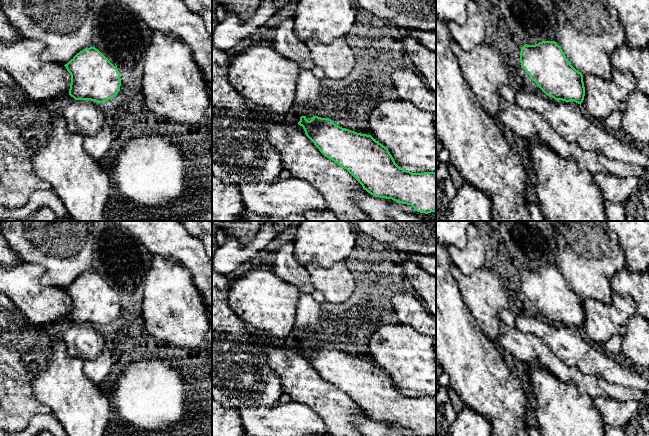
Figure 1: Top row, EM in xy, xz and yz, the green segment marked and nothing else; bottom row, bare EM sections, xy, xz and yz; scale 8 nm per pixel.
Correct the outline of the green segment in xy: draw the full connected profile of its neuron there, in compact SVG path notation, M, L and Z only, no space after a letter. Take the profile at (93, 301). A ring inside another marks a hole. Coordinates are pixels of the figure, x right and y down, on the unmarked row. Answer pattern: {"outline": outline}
{"outline": "M94 270L83 273L64 290L71 299L69 319L75 324L103 327L120 315L118 293Z"}

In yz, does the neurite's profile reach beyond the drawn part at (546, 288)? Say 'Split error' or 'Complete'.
Complete

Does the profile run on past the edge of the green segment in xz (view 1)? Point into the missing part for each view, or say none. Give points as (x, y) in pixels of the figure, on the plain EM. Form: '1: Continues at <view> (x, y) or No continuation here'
1: No continuation here

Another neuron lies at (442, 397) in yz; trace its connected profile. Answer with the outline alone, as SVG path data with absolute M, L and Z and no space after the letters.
M436 381L436 404L444 404L449 401L450 401L450 399L449 399L448 393L447 393L447 388L441 386Z

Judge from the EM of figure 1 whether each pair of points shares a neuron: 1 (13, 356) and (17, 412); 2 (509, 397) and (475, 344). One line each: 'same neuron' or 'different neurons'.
1: same neuron
2: same neuron

